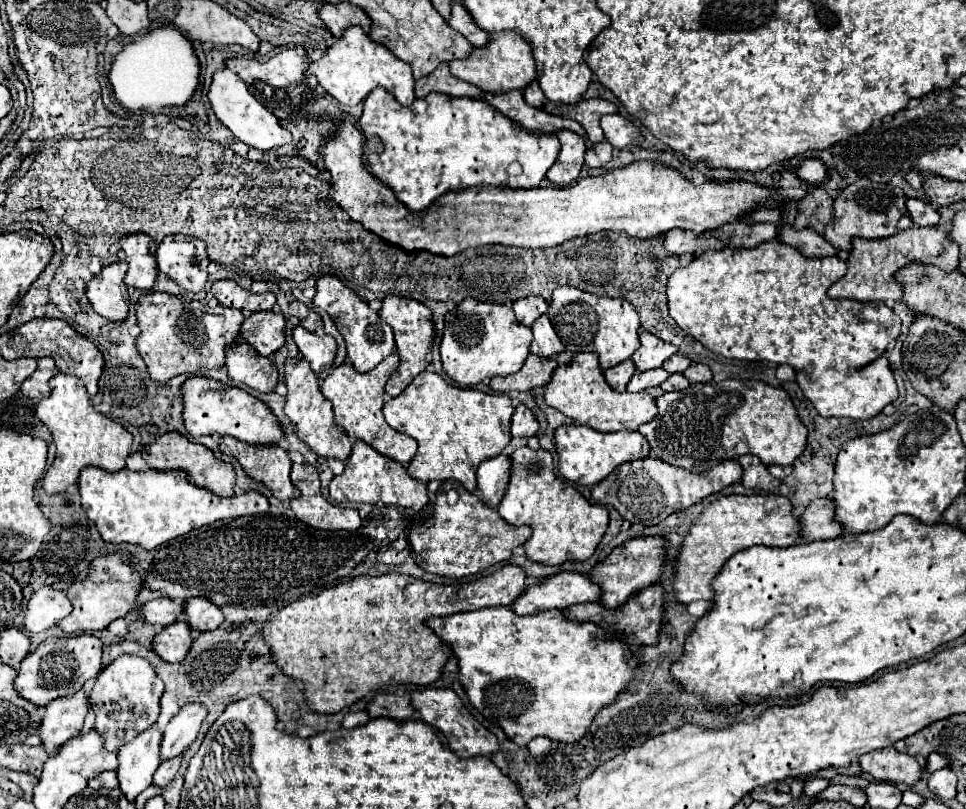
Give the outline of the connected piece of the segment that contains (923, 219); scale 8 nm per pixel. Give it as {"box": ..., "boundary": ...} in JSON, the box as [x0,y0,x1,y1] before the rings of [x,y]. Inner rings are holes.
{"box":[907,198,939,226],"boundary":[[[909,198],[907,200],[907,212],[917,226],[927,226],[927,224],[939,222],[939,212],[929,202],[925,202],[921,198]]]}

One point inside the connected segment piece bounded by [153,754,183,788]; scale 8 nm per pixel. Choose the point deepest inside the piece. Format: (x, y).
(166, 772)

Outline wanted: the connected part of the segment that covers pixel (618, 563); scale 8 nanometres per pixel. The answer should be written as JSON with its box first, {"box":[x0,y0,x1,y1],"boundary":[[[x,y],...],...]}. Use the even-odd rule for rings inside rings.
{"box":[589,536,667,608],"boundary":[[[649,536],[649,538],[633,538],[621,546],[617,546],[603,562],[599,562],[591,572],[589,578],[595,580],[601,590],[601,604],[607,608],[617,608],[621,606],[629,596],[641,592],[643,588],[651,586],[653,582],[659,582],[663,564],[667,556],[667,546],[663,536]]]}

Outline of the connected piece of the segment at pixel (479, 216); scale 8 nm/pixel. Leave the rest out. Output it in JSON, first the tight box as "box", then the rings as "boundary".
{"box":[321,122,779,256],"boundary":[[[349,122],[339,124],[337,136],[327,142],[321,148],[321,156],[327,164],[327,170],[335,178],[329,196],[351,216],[351,220],[363,224],[365,230],[375,232],[379,238],[383,238],[387,244],[399,246],[401,250],[413,252],[413,250],[427,250],[431,254],[439,256],[453,256],[461,250],[485,246],[485,244],[503,244],[503,246],[521,246],[521,248],[551,248],[559,246],[571,238],[601,232],[601,230],[613,230],[613,232],[627,232],[629,236],[637,238],[651,238],[659,236],[671,228],[691,230],[695,234],[701,234],[709,228],[719,228],[721,224],[733,222],[743,212],[753,210],[755,206],[769,206],[779,204],[779,196],[775,192],[767,192],[761,186],[747,184],[747,182],[733,182],[727,186],[721,184],[701,184],[693,186],[691,182],[683,180],[677,170],[665,168],[655,162],[633,162],[625,168],[615,168],[601,176],[591,176],[573,182],[571,186],[539,186],[531,190],[509,190],[509,188],[495,188],[495,186],[477,186],[467,188],[461,192],[449,192],[443,198],[439,198],[435,204],[431,204],[425,212],[409,212],[393,194],[389,186],[385,186],[377,176],[367,172],[363,164],[363,148],[365,148],[365,136]]]}

